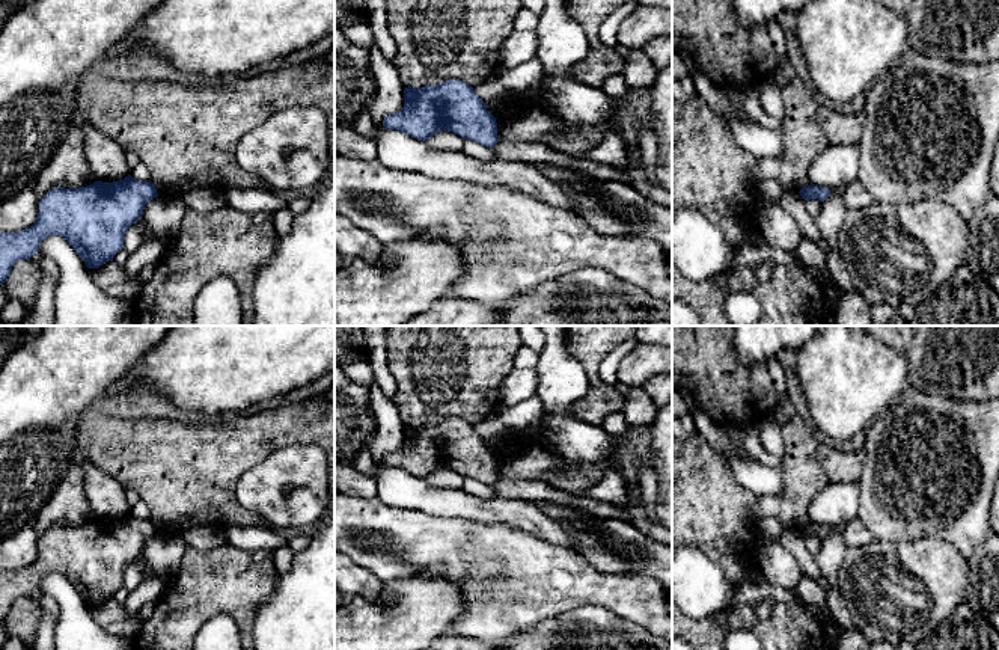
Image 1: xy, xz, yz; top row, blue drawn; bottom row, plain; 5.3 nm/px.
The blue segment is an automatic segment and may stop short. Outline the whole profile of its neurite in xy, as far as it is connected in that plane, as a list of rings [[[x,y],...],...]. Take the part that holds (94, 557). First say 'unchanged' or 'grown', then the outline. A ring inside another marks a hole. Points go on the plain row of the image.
unchanged; [[[131,513],[113,520],[95,519],[78,526],[51,526],[39,538],[38,558],[29,567],[0,570],[0,621],[6,620],[17,599],[30,597],[39,590],[41,579],[48,573],[63,575],[87,606],[98,606],[113,599],[113,594],[124,587],[127,567],[142,555],[145,543],[157,534],[151,519],[137,519]]]

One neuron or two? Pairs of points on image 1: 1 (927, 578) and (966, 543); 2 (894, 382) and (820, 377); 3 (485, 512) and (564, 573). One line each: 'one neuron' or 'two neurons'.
1: two neurons
2: one neuron
3: two neurons

